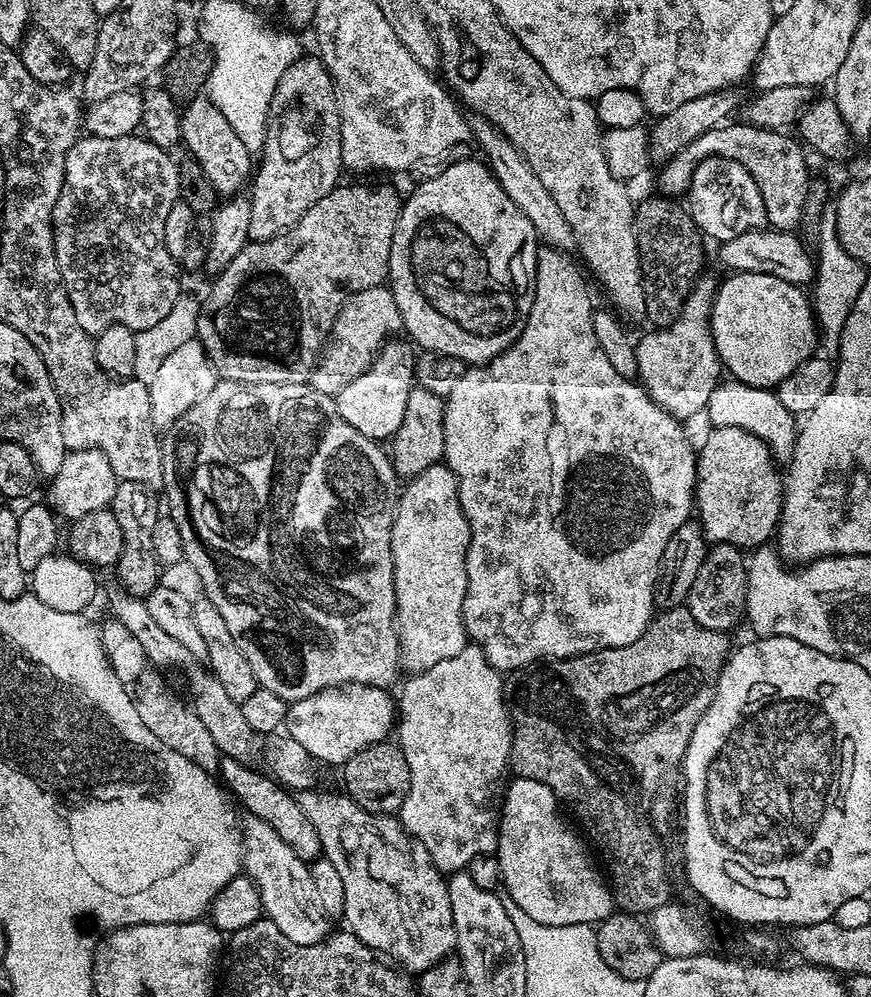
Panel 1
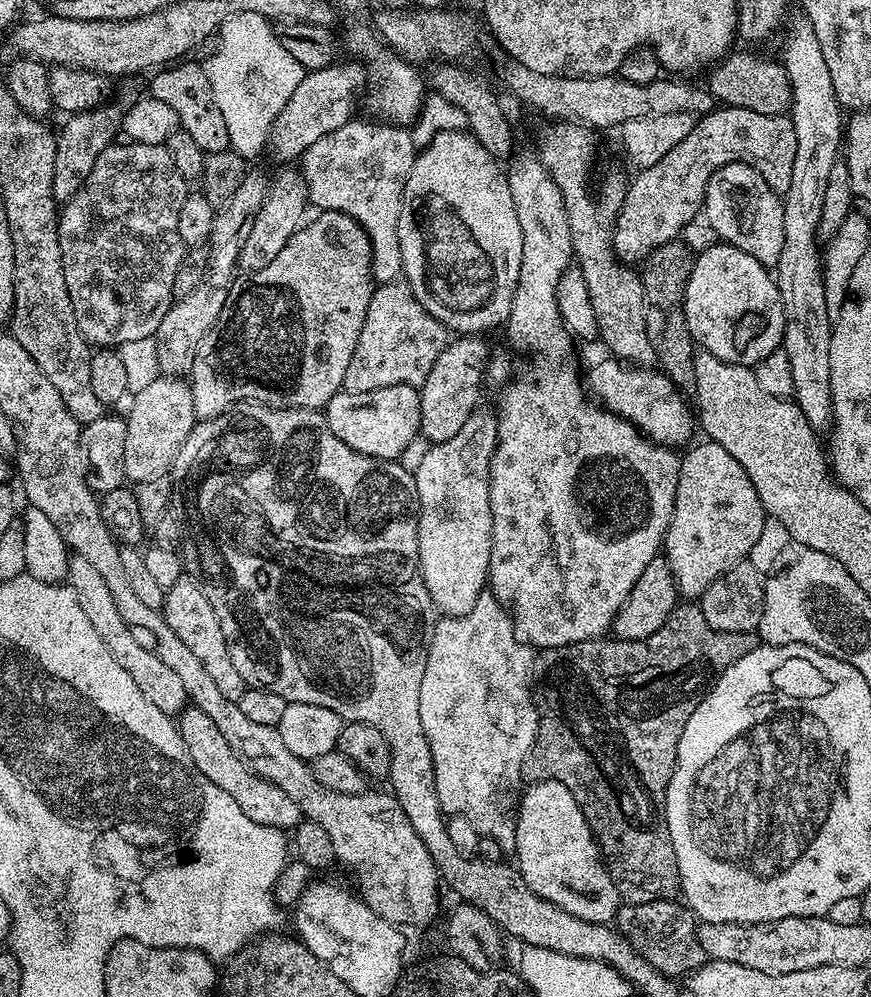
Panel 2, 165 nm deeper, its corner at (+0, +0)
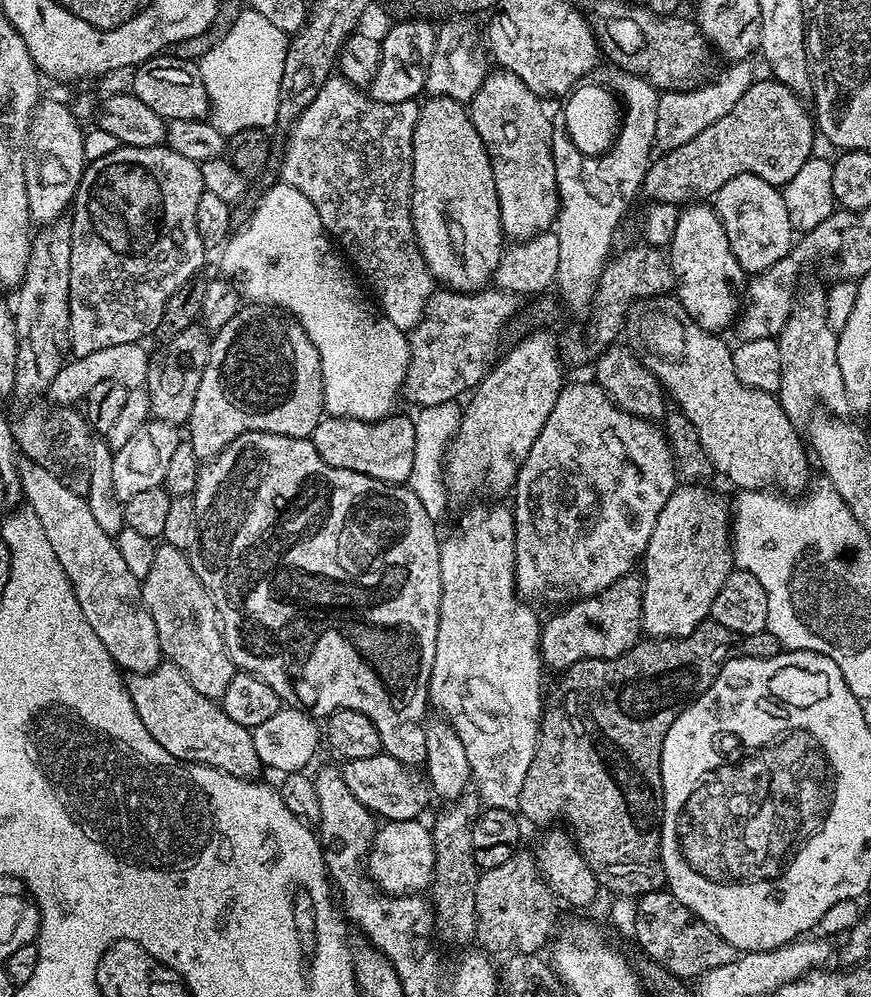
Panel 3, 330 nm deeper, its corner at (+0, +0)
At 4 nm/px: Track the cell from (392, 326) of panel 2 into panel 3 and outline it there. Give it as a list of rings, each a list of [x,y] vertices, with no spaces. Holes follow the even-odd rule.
[[[440,290],[428,301],[424,316],[407,333],[410,362],[402,389],[403,399],[420,408],[438,402],[459,401],[464,391],[475,389],[497,359],[496,339],[517,315],[516,300],[508,290],[453,292]]]

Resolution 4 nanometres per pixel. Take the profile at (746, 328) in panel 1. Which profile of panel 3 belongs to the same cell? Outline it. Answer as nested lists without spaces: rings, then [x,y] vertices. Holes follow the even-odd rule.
[[[692,202],[681,211],[670,245],[670,263],[672,273],[676,276],[674,295],[689,318],[707,332],[720,334],[723,333],[723,328],[731,329],[742,307],[741,292],[746,284],[746,273],[738,258],[734,258],[734,250],[730,250],[730,242],[726,238],[726,230],[711,203]]]

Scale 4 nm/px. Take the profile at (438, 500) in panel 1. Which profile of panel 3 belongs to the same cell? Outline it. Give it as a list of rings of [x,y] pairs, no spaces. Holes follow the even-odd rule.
[[[548,330],[529,331],[527,336],[516,343],[518,344],[505,356],[503,353],[489,367],[484,379],[471,393],[472,401],[463,405],[456,437],[448,443],[448,455],[444,457],[444,482],[453,497],[474,495],[483,486],[487,476],[490,491],[513,491],[522,462],[526,462],[530,446],[534,446],[534,438],[542,434],[542,426],[546,426],[546,418],[550,418],[550,410],[554,410],[554,402],[558,402],[558,394],[566,383],[564,372],[560,369],[562,352],[558,347],[558,340]]]

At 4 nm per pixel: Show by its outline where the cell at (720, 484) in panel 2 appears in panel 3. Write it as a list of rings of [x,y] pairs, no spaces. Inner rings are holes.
[[[681,483],[670,494],[670,498],[666,502],[666,506],[662,506],[662,510],[656,519],[654,530],[650,534],[650,542],[648,549],[645,550],[642,557],[642,568],[644,564],[644,572],[642,571],[642,579],[644,581],[644,589],[642,590],[642,628],[649,637],[652,638],[674,638],[675,636],[685,636],[695,630],[698,625],[709,619],[712,611],[712,603],[714,598],[718,598],[718,590],[722,590],[722,582],[726,582],[726,578],[734,571],[734,561],[732,558],[732,525],[730,523],[730,504],[723,500],[718,493],[712,488],[704,488],[703,483],[685,484]]]

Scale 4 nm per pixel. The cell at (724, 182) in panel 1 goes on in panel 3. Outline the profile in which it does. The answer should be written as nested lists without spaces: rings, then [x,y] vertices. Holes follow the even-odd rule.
[[[738,174],[738,178],[730,178],[726,186],[718,189],[714,207],[726,230],[730,250],[734,250],[734,258],[738,258],[745,273],[764,272],[774,266],[774,262],[791,253],[794,247],[794,229],[786,210],[784,193],[777,185],[762,182],[762,178],[754,174]]]

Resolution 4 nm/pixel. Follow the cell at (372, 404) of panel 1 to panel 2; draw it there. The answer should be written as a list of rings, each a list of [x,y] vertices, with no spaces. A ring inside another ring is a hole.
[[[409,384],[398,386],[382,386],[378,390],[366,390],[365,392],[339,391],[330,398],[330,402],[323,409],[324,421],[330,426],[334,438],[350,446],[358,454],[366,454],[370,458],[379,460],[399,461],[402,450],[410,446],[420,436],[420,419],[422,418],[422,406],[420,405],[420,390]]]

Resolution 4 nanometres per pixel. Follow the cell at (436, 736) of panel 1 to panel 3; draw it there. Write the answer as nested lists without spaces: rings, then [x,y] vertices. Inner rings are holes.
[[[496,504],[488,508],[477,520],[472,520],[453,540],[445,539],[440,546],[440,577],[442,578],[442,598],[440,599],[440,617],[438,618],[438,642],[434,650],[434,666],[428,683],[428,698],[433,709],[436,708],[448,727],[455,732],[466,746],[466,758],[470,758],[470,770],[474,788],[479,792],[519,792],[522,794],[522,782],[526,779],[526,770],[534,758],[536,739],[540,737],[540,717],[542,715],[542,692],[540,696],[540,629],[541,617],[532,613],[533,605],[525,602],[516,591],[516,521],[511,507]]]

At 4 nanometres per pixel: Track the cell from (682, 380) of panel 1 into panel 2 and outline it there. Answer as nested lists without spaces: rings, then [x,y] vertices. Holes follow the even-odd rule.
[[[607,359],[598,361],[589,372],[586,372],[587,391],[609,412],[613,412],[616,416],[622,416],[631,424],[635,424],[636,429],[654,443],[673,450],[683,449],[689,443],[687,440],[692,436],[692,424],[694,428],[694,412],[690,404],[690,409],[688,409],[688,404],[684,401],[687,400],[685,393],[679,392],[672,379],[655,367],[642,368],[635,364],[626,364],[623,360]]]

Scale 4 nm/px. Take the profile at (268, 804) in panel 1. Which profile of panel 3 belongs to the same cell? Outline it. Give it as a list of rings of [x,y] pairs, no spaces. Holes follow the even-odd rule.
[[[162,662],[152,672],[132,674],[127,677],[128,693],[142,718],[142,724],[150,730],[150,734],[160,746],[174,758],[191,760],[198,764],[208,764],[211,768],[221,768],[226,774],[234,774],[243,780],[259,777],[262,765],[258,758],[258,750],[254,750],[254,738],[246,726],[240,726],[229,717],[217,701],[206,698],[190,686],[190,682],[180,673],[178,666]]]

